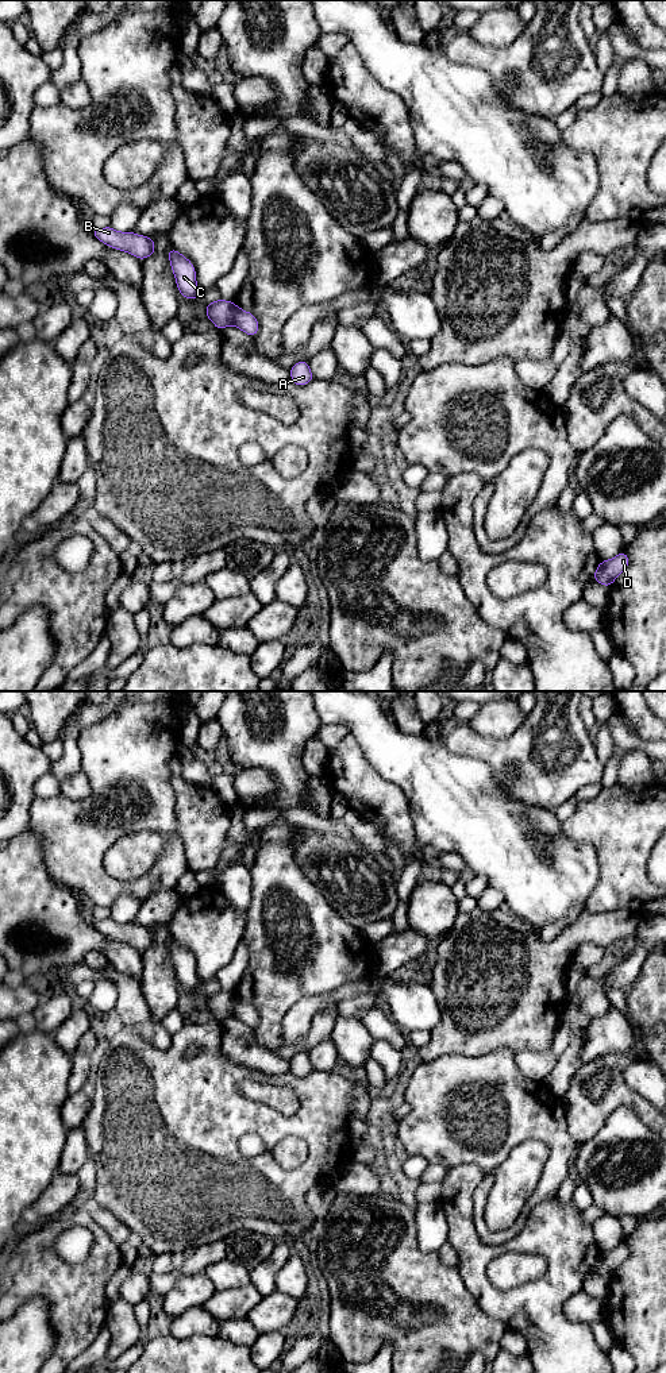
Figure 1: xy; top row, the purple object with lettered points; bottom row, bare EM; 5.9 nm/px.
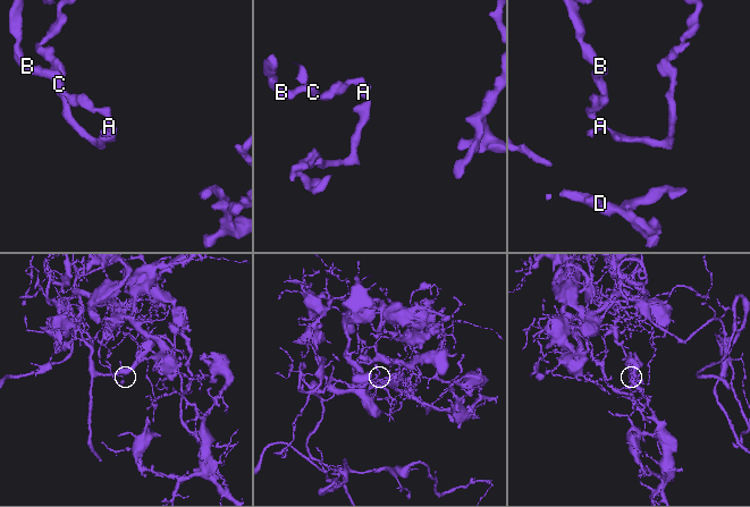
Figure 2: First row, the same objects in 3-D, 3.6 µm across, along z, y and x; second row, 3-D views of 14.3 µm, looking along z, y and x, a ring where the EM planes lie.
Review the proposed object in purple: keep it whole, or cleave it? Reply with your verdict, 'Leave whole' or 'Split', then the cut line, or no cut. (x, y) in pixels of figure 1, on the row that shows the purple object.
Split. Split along xy (234, 303), (233, 324)

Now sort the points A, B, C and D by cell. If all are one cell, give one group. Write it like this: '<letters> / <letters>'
A / B C D

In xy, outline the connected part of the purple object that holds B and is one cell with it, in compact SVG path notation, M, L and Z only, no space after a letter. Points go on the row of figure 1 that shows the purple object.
M108 225L105 228L93 228L92 235L101 243L132 254L140 261L155 252L155 243L150 236L136 235L132 231L119 232Z

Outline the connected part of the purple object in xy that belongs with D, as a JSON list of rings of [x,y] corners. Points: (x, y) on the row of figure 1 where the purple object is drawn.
[[[621,551],[613,559],[601,560],[594,571],[593,579],[603,586],[611,587],[628,564],[630,558],[624,551]]]

